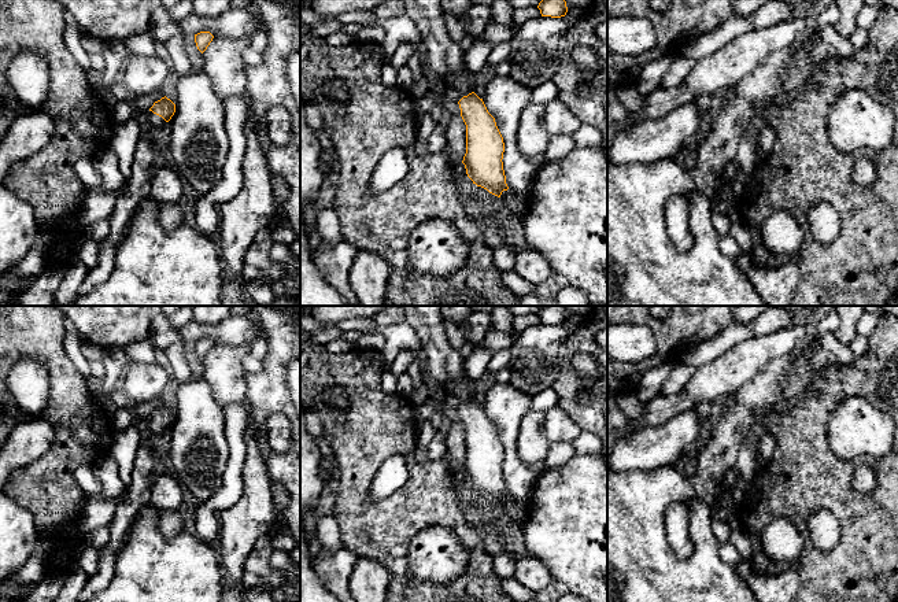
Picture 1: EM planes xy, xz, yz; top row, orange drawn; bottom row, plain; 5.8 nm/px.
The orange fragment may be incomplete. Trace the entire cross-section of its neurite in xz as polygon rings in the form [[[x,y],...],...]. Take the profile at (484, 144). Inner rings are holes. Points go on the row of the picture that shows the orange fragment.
[[[465,66],[444,81],[450,91],[458,89],[463,93],[458,101],[466,125],[466,154],[462,163],[473,184],[500,197],[502,192],[509,189],[502,162],[505,143],[495,118],[488,112],[483,99],[470,89],[472,75]]]

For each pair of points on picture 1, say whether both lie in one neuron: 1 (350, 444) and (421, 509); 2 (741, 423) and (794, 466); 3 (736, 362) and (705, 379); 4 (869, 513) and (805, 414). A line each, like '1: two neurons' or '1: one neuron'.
1: one neuron
2: two neurons
3: one neuron
4: one neuron

